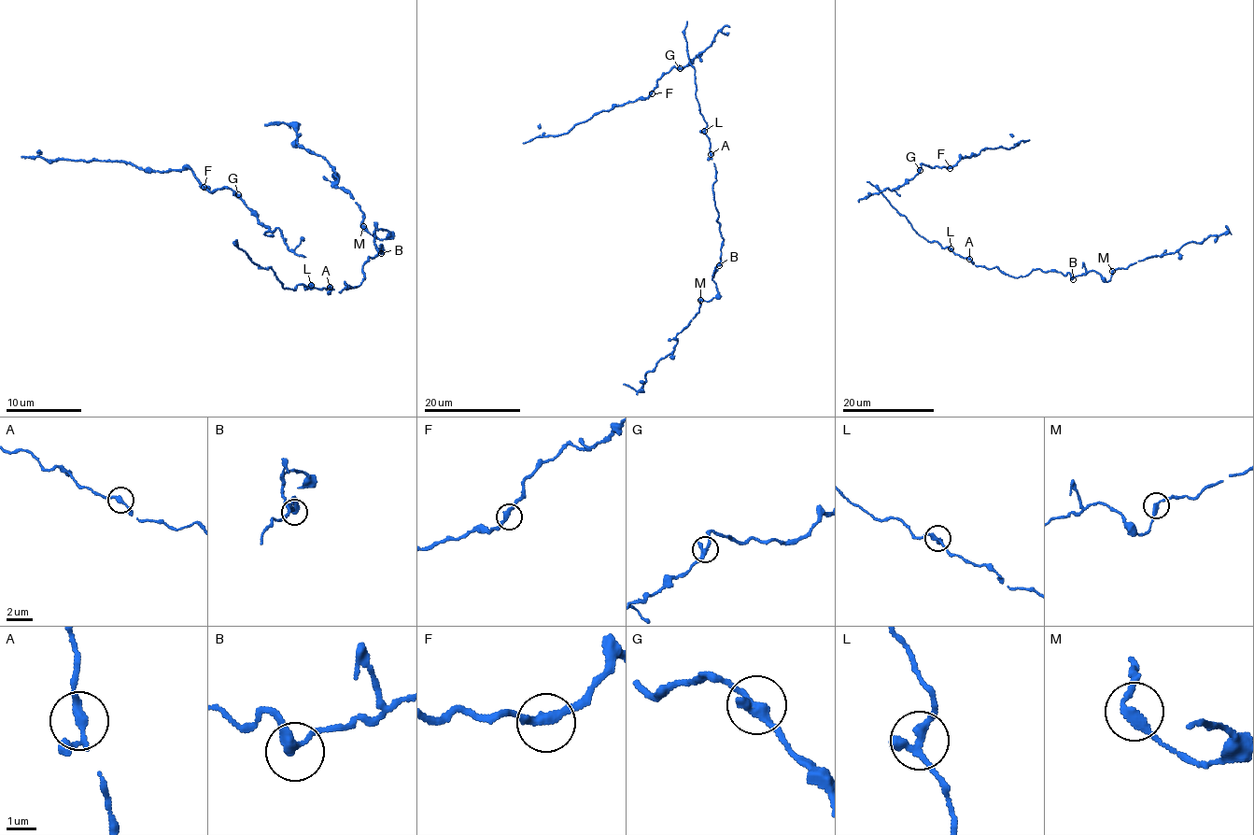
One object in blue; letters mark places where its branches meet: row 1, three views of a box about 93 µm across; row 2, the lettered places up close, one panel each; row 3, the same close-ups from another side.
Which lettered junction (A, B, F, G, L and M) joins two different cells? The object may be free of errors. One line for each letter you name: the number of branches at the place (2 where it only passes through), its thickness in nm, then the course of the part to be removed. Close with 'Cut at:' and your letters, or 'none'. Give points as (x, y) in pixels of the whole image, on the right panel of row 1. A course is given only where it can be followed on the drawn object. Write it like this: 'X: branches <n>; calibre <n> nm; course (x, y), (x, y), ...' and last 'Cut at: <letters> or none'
Cut at: none

